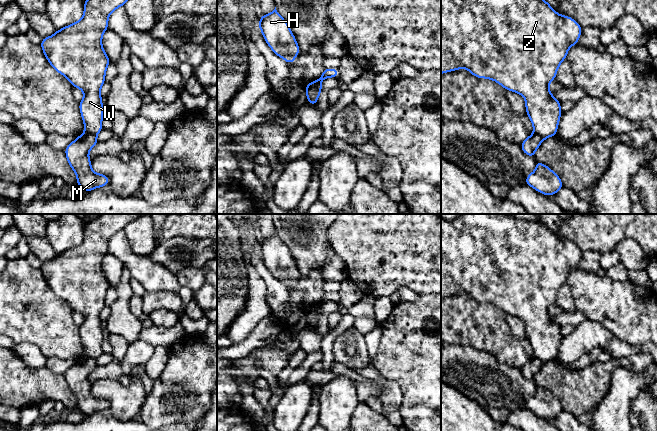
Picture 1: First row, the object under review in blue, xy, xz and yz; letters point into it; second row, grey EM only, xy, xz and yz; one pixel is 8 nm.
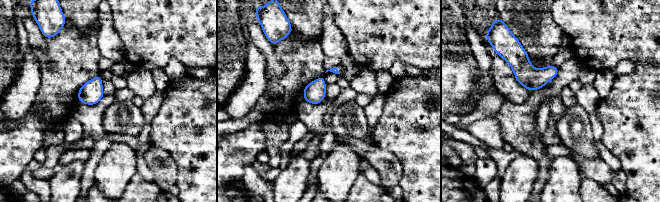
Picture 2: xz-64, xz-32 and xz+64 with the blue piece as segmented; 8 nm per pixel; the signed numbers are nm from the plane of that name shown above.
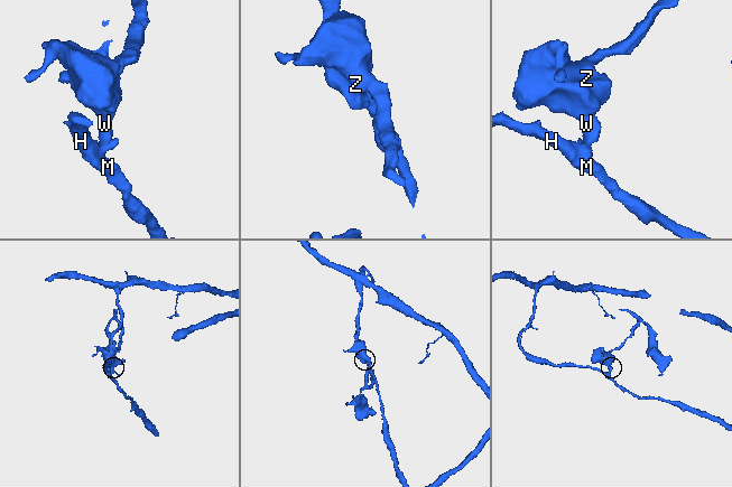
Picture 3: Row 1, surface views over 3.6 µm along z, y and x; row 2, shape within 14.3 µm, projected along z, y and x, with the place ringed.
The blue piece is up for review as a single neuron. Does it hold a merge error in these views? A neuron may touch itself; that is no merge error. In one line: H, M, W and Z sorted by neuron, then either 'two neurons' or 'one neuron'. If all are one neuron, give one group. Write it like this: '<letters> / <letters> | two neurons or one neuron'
H M / W Z | two neurons

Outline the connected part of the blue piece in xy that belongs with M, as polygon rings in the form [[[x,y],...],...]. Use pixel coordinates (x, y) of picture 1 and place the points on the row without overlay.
[[[84,357],[64,374],[70,392],[76,397],[77,409],[86,416],[106,410],[109,407],[108,400],[95,397],[91,392],[88,377],[98,367],[95,359]]]

